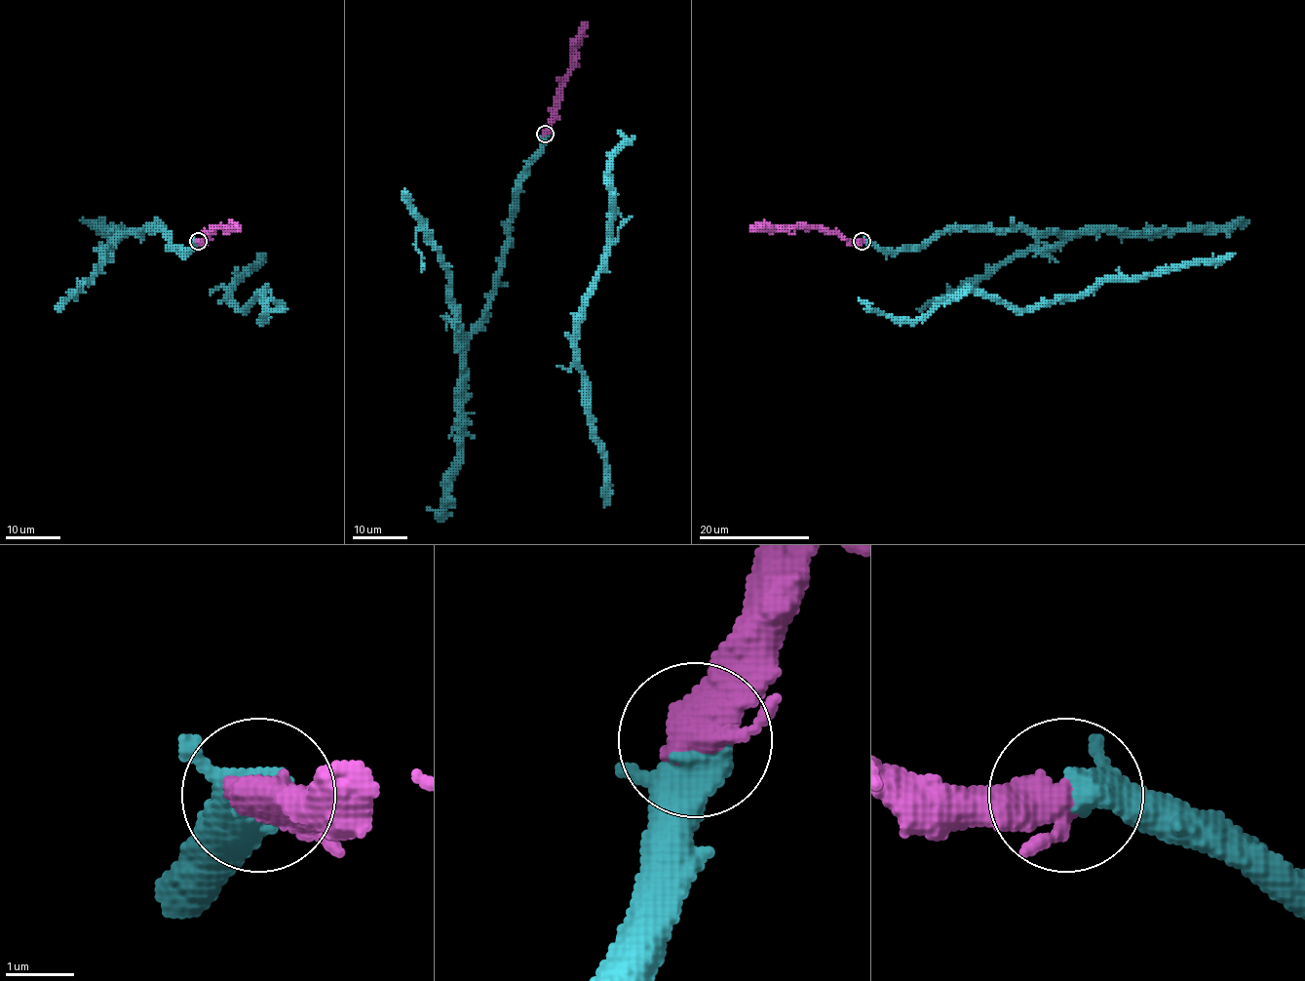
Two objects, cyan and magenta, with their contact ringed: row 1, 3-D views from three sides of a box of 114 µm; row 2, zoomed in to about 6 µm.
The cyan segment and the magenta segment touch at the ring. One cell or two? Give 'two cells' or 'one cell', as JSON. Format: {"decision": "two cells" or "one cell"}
{"decision": "one cell"}

